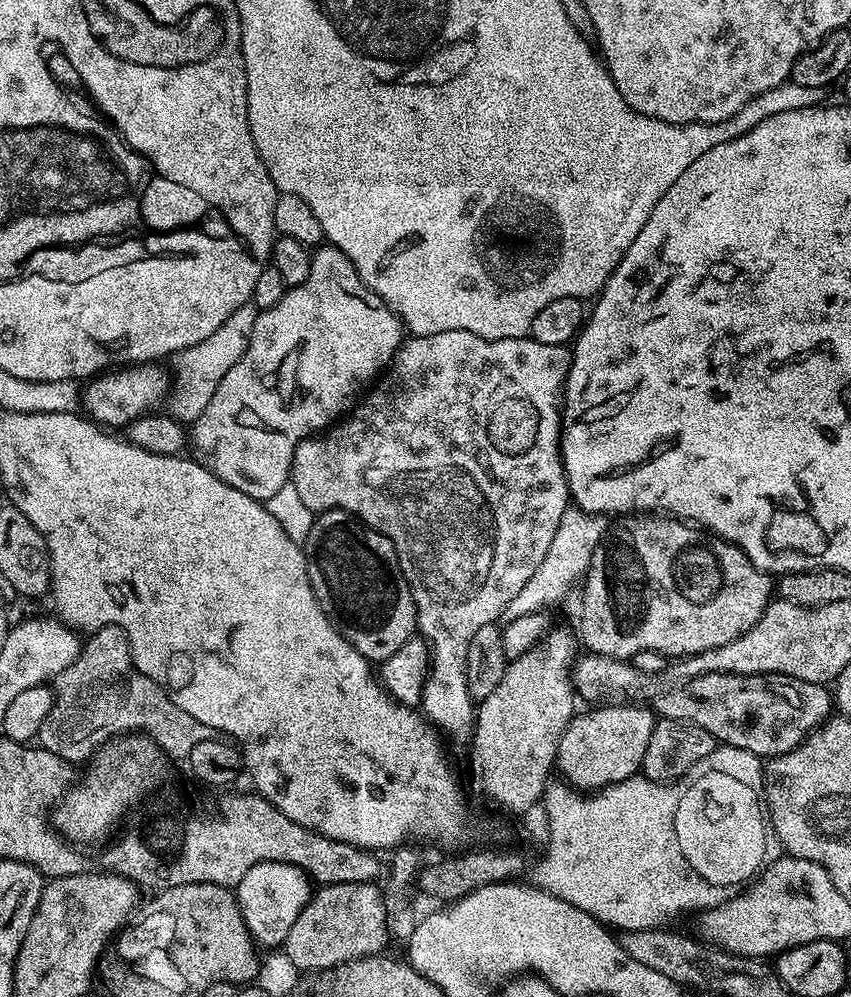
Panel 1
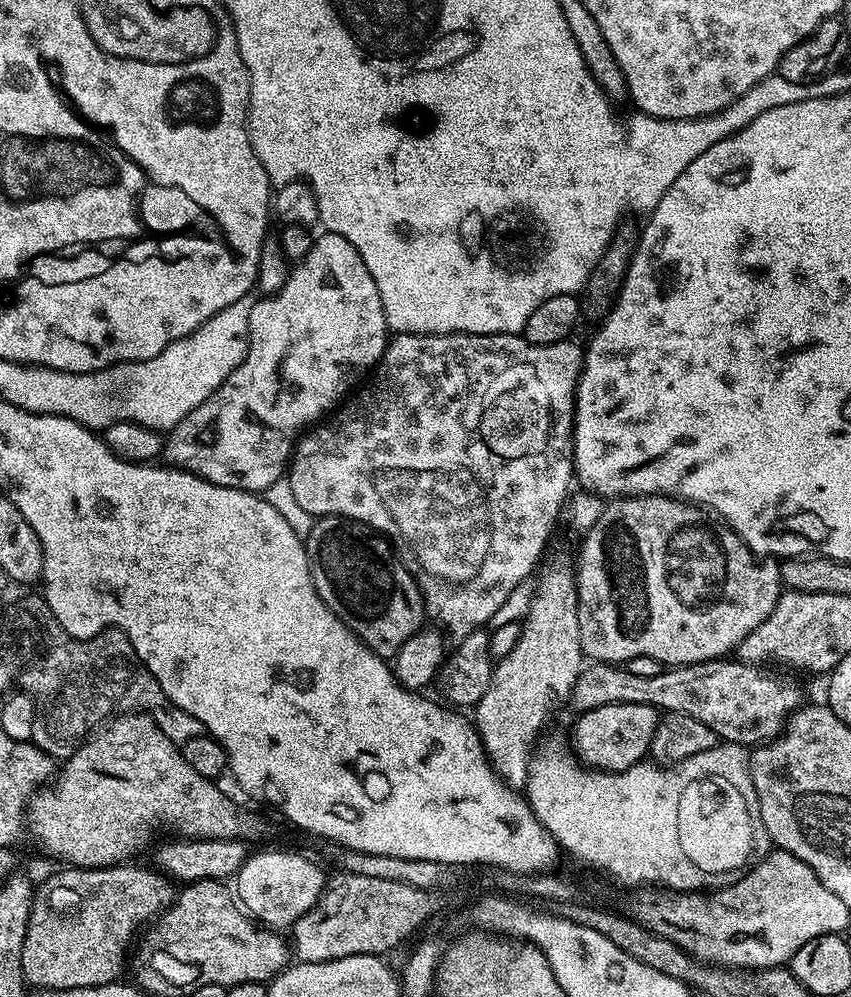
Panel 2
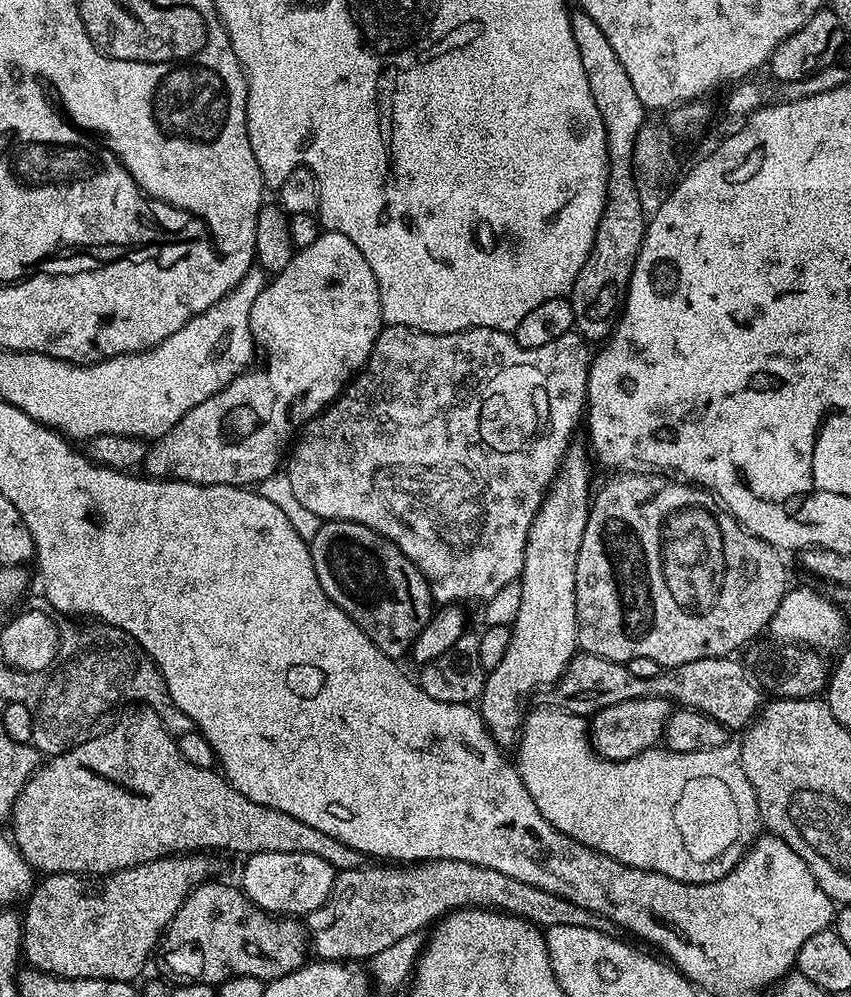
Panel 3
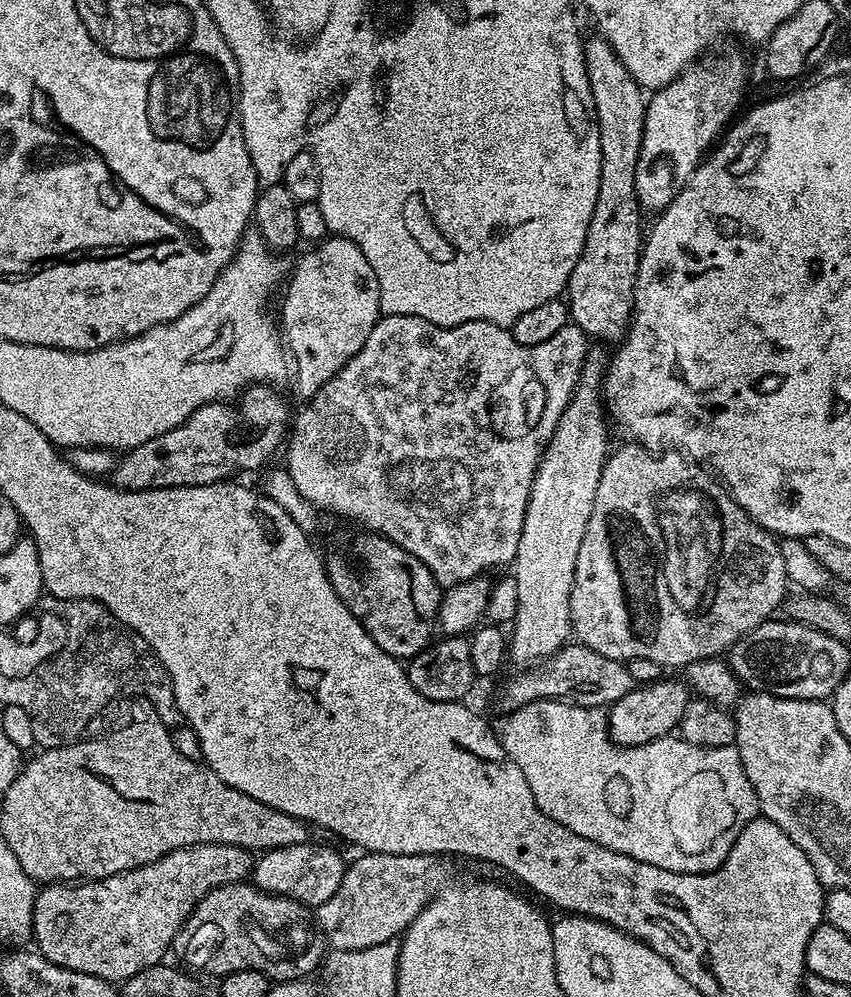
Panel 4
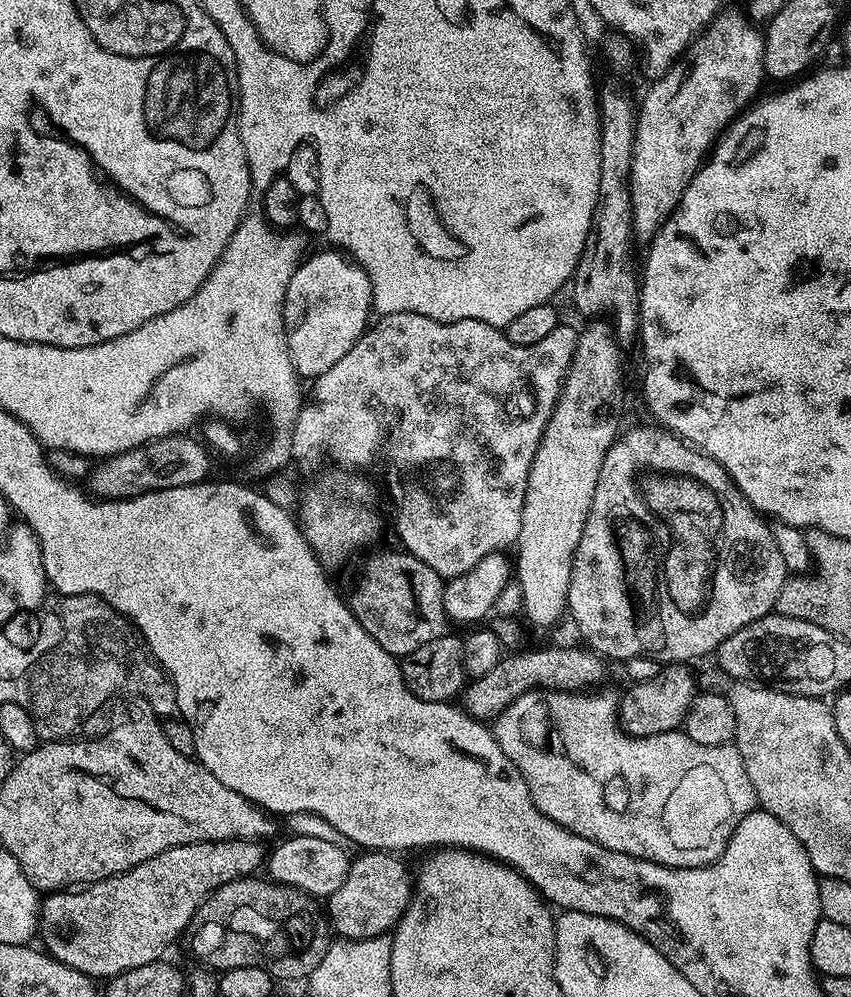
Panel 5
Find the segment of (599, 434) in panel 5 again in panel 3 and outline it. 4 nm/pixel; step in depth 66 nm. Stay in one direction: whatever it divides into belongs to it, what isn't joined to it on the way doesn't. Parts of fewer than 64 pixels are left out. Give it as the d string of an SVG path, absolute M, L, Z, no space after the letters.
M576 442L569 447L530 526L530 534L526 538L524 565L518 581L518 614L510 625L510 646L506 646L506 658L502 658L502 662L498 662L498 666L494 666L485 675L484 688L480 691L480 717L488 727L488 733L501 746L517 743L520 726L524 723L526 715L524 703L527 702L528 695L538 691L543 684L555 685L571 664L572 657L578 652L576 567L578 550L582 546L582 534L588 521L588 487L592 484L593 468L589 453L585 445L581 444Z

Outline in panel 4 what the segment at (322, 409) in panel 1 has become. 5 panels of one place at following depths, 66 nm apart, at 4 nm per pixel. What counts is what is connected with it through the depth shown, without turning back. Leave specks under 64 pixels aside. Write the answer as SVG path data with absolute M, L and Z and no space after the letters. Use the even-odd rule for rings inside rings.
M329 235L313 248L316 249L297 262L293 272L291 269L278 315L287 347L294 356L296 351L300 359L300 381L296 388L304 398L315 396L351 356L362 350L382 315L378 278L374 278L370 262L366 262L354 242L344 236ZM248 386L235 403L202 405L174 430L166 430L166 434L142 442L142 446L127 449L116 461L116 468L110 475L111 483L126 492L206 486L227 481L235 477L232 476L235 472L263 469L276 447L285 443L290 428L288 404L276 391L272 386Z

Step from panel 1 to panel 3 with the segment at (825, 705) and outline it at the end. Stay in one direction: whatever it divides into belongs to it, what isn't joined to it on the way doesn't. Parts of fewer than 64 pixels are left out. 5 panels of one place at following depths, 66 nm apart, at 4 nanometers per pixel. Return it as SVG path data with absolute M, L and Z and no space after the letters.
M584 652L572 657L571 664L560 677L554 691L560 695L562 707L576 716L591 718L597 712L606 710L606 706L618 706L618 702L630 702L630 698L661 696L673 705L698 710L729 730L747 729L762 707L760 685L747 667L732 656L698 658L698 662L665 668L654 678L638 678L628 669L627 663Z

